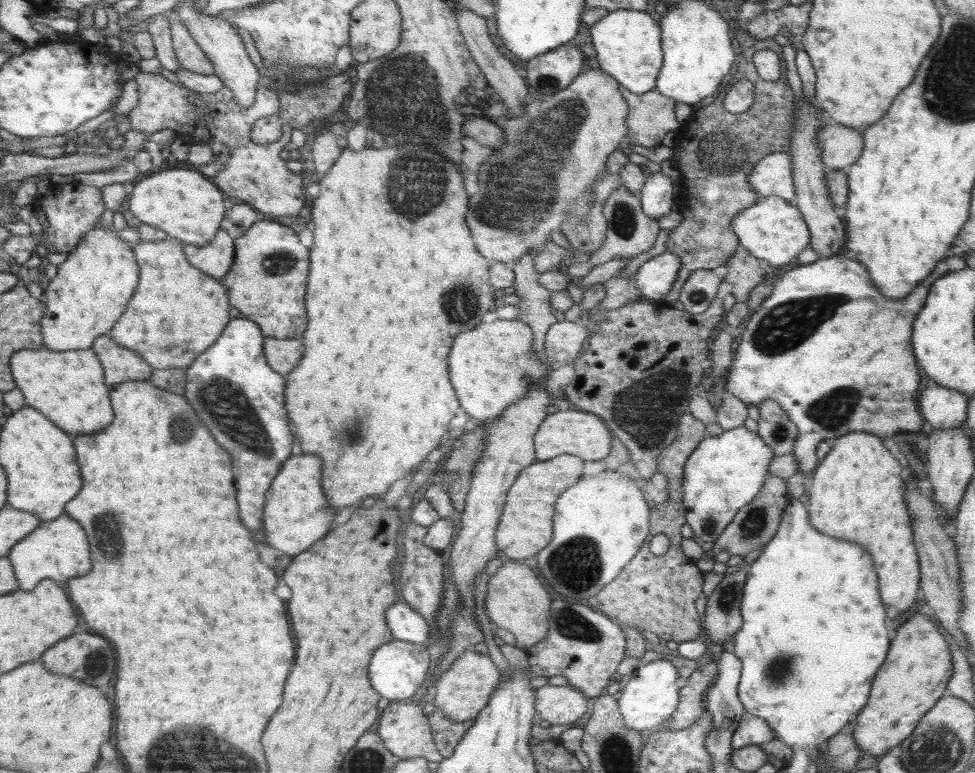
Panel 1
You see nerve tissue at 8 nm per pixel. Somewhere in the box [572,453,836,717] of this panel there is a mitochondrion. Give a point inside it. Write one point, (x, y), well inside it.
(781, 671)

